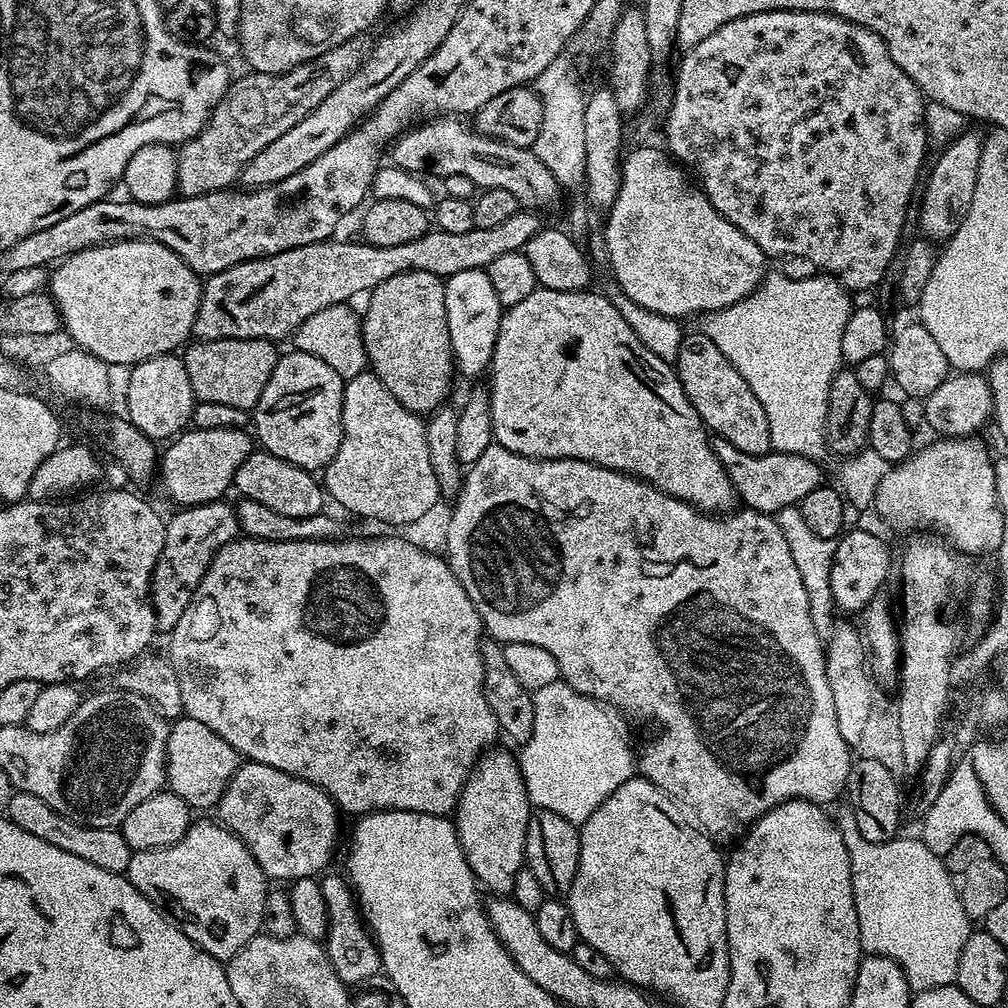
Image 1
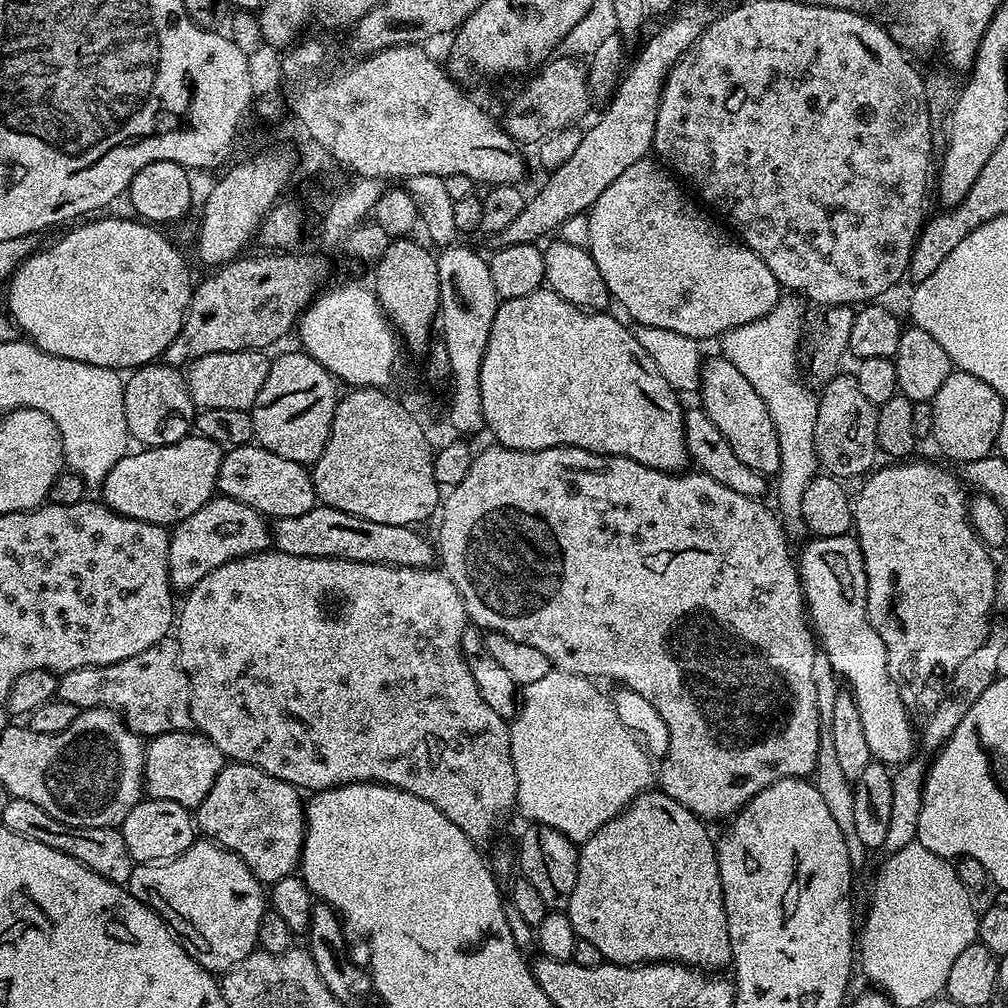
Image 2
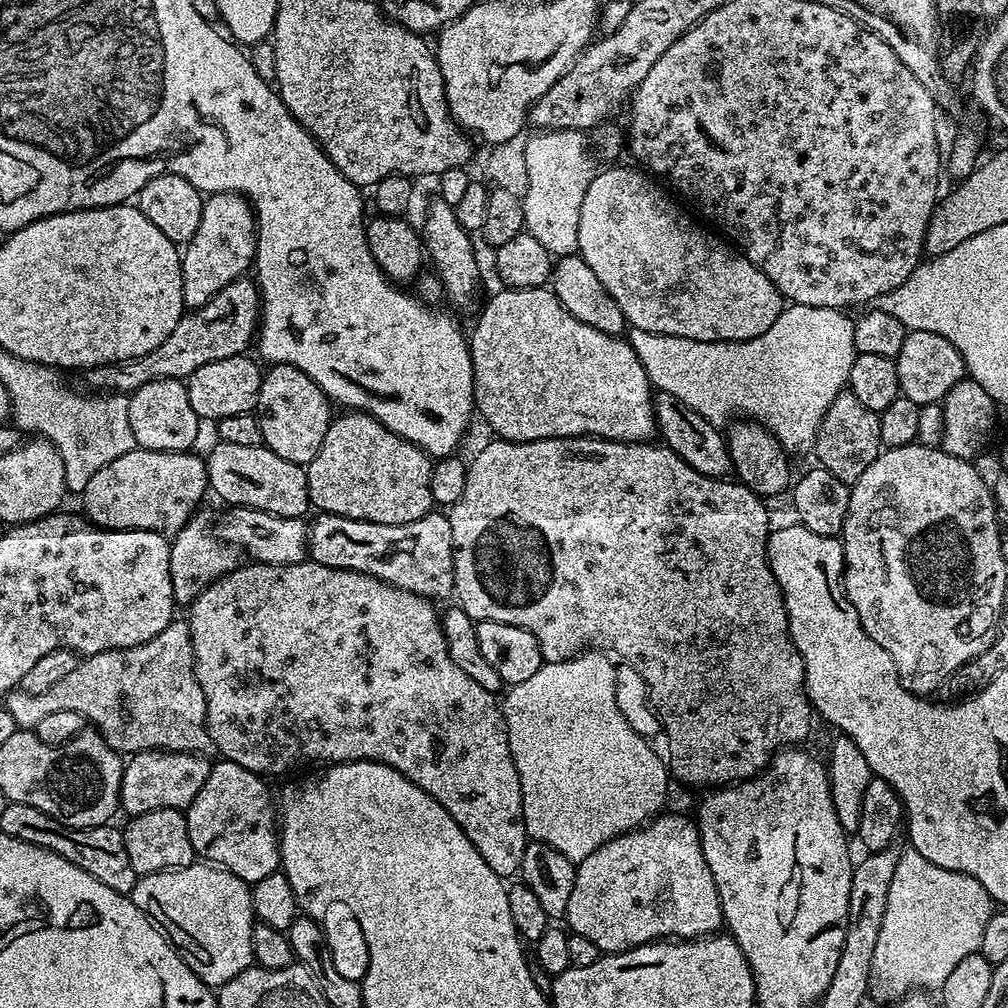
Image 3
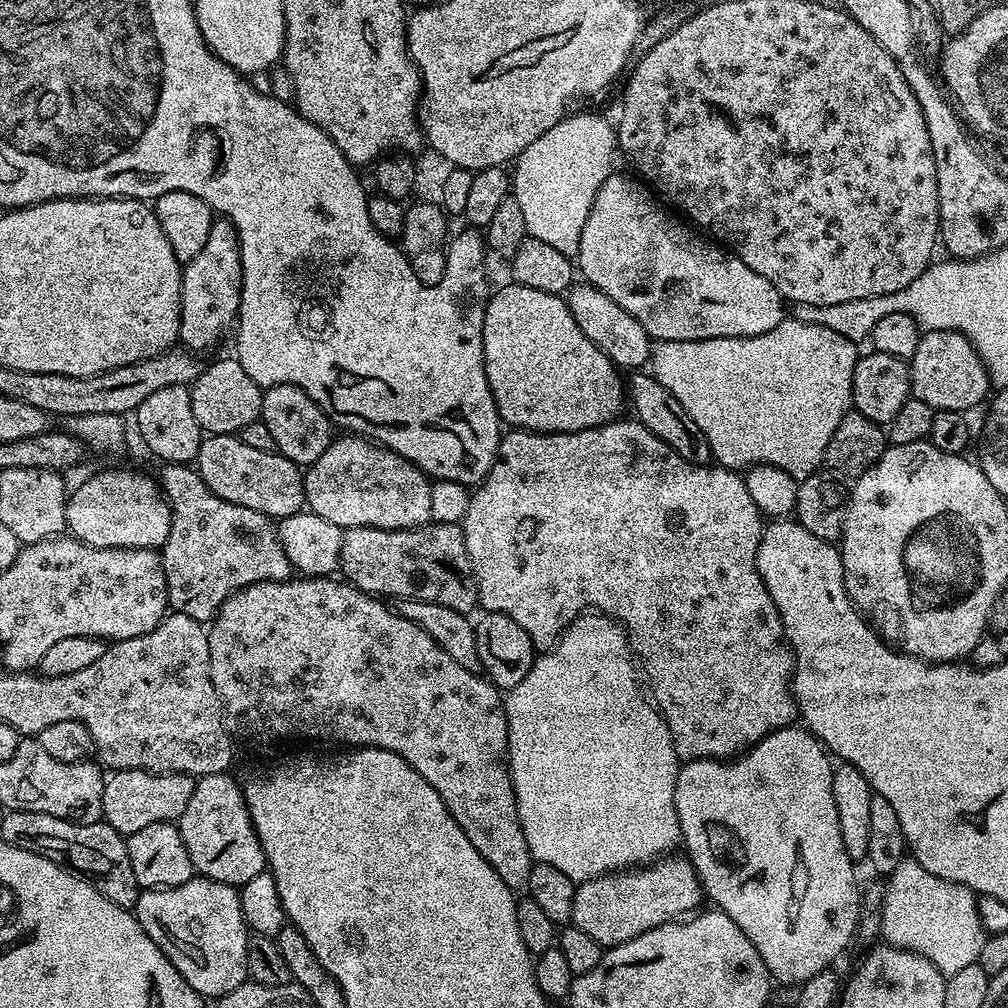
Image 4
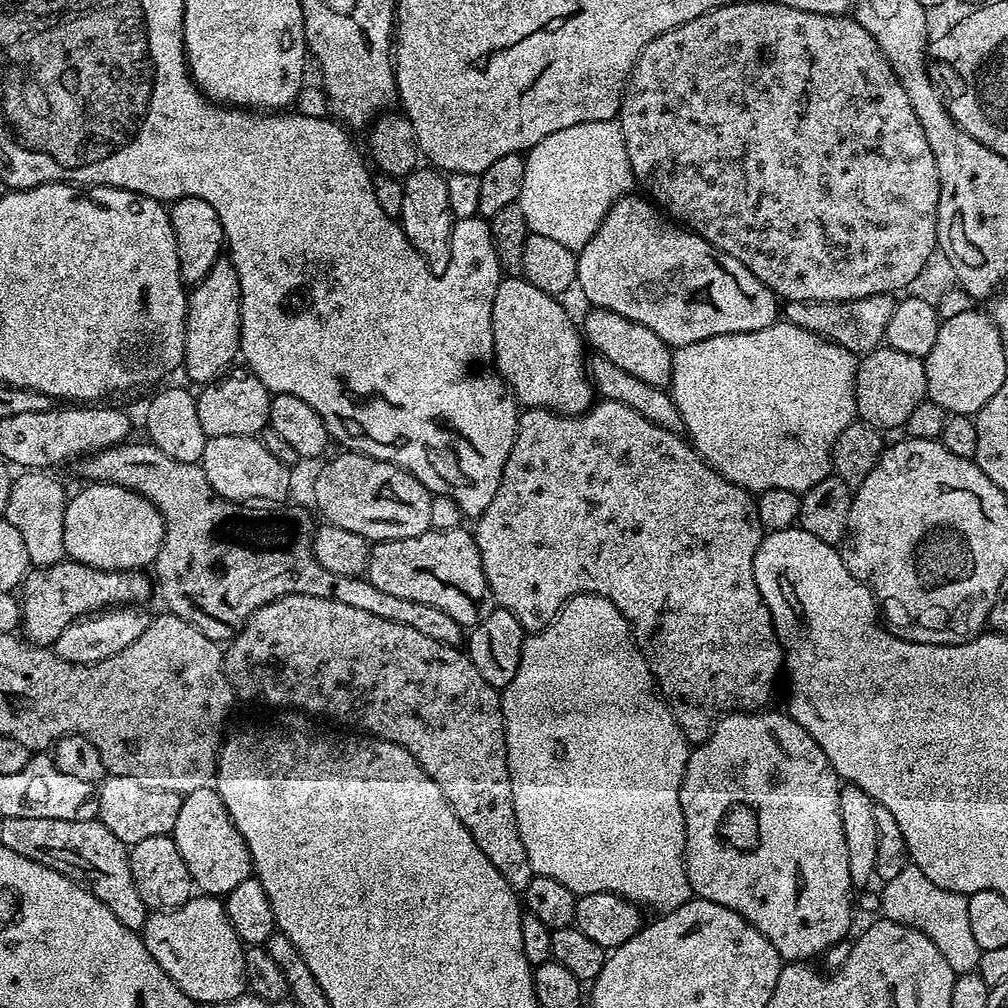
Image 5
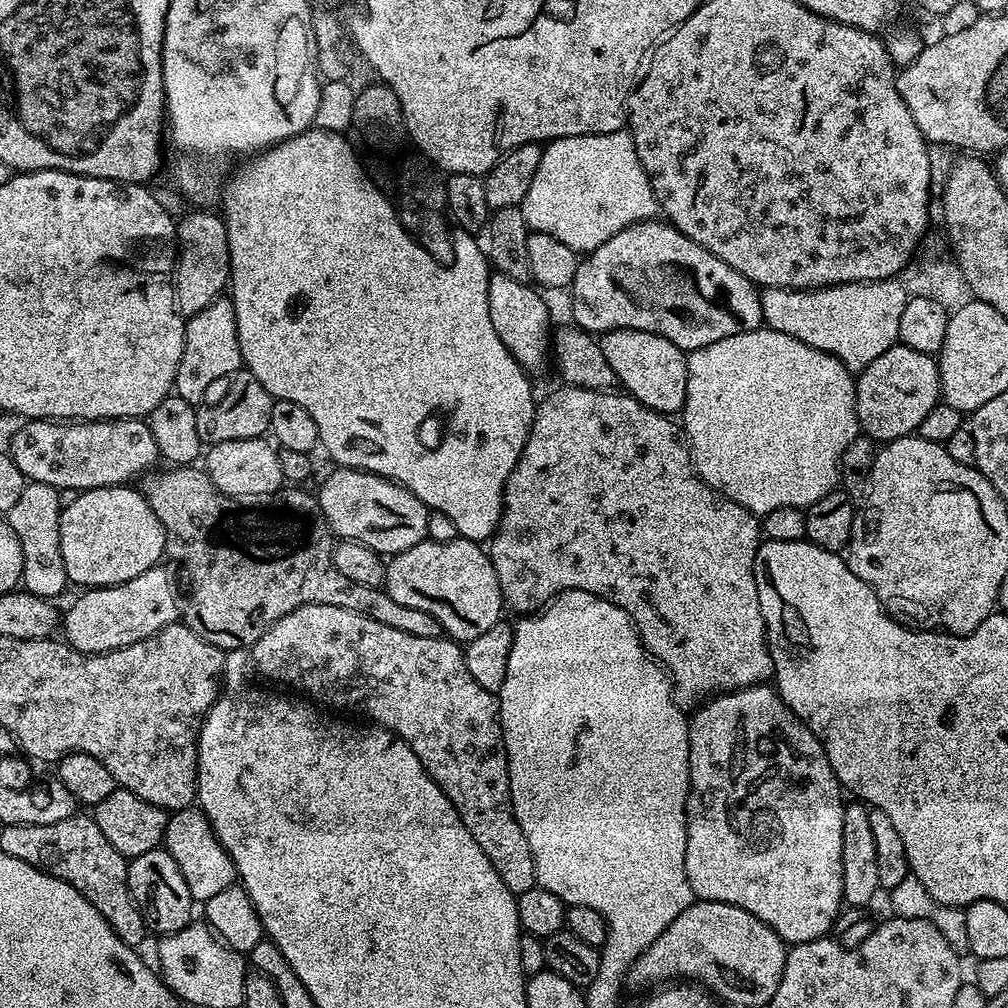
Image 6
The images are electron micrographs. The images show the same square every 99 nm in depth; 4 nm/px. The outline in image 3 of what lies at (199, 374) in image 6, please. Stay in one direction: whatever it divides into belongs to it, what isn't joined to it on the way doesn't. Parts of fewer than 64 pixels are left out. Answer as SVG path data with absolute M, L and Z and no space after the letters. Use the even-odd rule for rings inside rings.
M238 192L211 193L202 206L202 222L198 222L194 238L182 248L180 265L185 309L201 308L210 302L230 282L241 279L247 273L244 271L253 267L255 258L256 214L252 205Z

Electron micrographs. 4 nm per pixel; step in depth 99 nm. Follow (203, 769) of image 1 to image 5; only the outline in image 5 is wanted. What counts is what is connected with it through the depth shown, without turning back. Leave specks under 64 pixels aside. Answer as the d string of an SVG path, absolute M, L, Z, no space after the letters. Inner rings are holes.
M105 775L98 784L98 800L100 796L100 812L98 819L104 823L106 830L114 834L126 845L142 842L142 838L155 836L171 836L174 822L178 822L178 810L182 810L183 796L170 790L154 790L142 786L138 778Z

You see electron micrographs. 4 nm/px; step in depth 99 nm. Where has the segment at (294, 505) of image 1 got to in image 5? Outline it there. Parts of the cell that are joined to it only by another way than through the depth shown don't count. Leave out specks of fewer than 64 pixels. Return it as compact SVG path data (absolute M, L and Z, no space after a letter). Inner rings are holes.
M209 436L202 450L199 466L206 474L206 482L222 498L237 502L280 500L288 492L289 465L278 462L255 436Z

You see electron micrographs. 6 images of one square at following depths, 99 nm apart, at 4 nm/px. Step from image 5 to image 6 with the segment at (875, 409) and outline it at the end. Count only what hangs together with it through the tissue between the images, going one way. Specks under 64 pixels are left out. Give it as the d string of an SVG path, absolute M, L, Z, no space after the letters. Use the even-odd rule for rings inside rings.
M899 342L886 350L886 354L878 354L874 362L860 371L855 381L856 417L860 431L875 442L913 435L919 429L922 418L926 418L926 414L930 414L930 410L934 410L934 406L942 400L937 357L910 350L910 346Z

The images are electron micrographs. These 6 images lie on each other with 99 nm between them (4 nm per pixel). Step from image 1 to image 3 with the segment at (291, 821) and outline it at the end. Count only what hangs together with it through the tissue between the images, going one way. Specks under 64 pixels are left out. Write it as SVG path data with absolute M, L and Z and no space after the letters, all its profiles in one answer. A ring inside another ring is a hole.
M223 758L217 761L212 764L202 790L198 790L198 798L194 798L192 805L186 809L190 842L197 857L226 869L251 886L262 882L266 874L274 874L280 868L278 808L277 805L272 805L272 792L264 785L267 784L265 777L259 772L251 772L246 770L246 766L238 766L238 762L230 762Z

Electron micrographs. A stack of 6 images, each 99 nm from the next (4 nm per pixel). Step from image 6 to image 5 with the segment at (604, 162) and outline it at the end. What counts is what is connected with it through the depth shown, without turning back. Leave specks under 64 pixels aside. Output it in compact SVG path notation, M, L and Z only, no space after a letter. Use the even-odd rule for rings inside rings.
M616 120L578 122L578 126L557 130L528 149L524 156L524 165L526 175L522 178L522 194L518 203L529 232L542 234L542 238L550 238L575 253L579 253L586 242L590 242L590 238L594 238L598 226L612 209L612 204L629 195L634 188L626 142Z

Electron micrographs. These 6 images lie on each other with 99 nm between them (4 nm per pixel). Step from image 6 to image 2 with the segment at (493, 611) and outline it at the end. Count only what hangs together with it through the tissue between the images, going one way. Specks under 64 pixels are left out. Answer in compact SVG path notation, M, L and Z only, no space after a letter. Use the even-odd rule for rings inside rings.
M317 506L306 510L306 514L281 516L271 521L270 531L275 551L286 554L396 564L399 568L426 568L434 560L433 541L431 544L415 527L370 522L337 508Z

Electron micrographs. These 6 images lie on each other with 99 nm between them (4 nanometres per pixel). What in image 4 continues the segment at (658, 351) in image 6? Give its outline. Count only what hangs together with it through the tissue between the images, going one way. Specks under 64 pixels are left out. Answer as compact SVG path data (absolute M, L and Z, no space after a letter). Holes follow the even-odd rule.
M576 282L566 293L566 303L574 322L578 322L578 330L582 330L582 334L586 334L586 338L590 338L590 342L594 342L598 350L602 350L602 354L609 356L617 368L640 370L649 363L653 341L648 331L644 329L642 322L626 314L626 310L622 310L622 306L614 302L614 298L602 294L602 290L592 284Z

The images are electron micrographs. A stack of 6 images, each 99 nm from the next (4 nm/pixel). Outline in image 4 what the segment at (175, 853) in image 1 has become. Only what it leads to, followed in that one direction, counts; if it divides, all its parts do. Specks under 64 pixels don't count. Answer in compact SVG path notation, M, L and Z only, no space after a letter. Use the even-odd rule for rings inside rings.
M196 874L190 882L182 882L182 886L141 891L134 915L146 934L150 934L150 938L164 951L166 958L170 958L174 970L178 970L178 974L190 982L199 996L219 998L230 994L230 990L248 980L246 946L250 929L244 921L239 891L233 885L207 880L205 876Z

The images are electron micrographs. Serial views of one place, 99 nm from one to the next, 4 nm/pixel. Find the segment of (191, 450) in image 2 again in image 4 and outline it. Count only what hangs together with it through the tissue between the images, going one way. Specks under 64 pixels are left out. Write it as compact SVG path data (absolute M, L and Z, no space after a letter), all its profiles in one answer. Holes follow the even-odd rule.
M128 468L93 471L90 479L70 493L64 511L67 531L95 548L163 549L171 521L172 511L159 483Z

